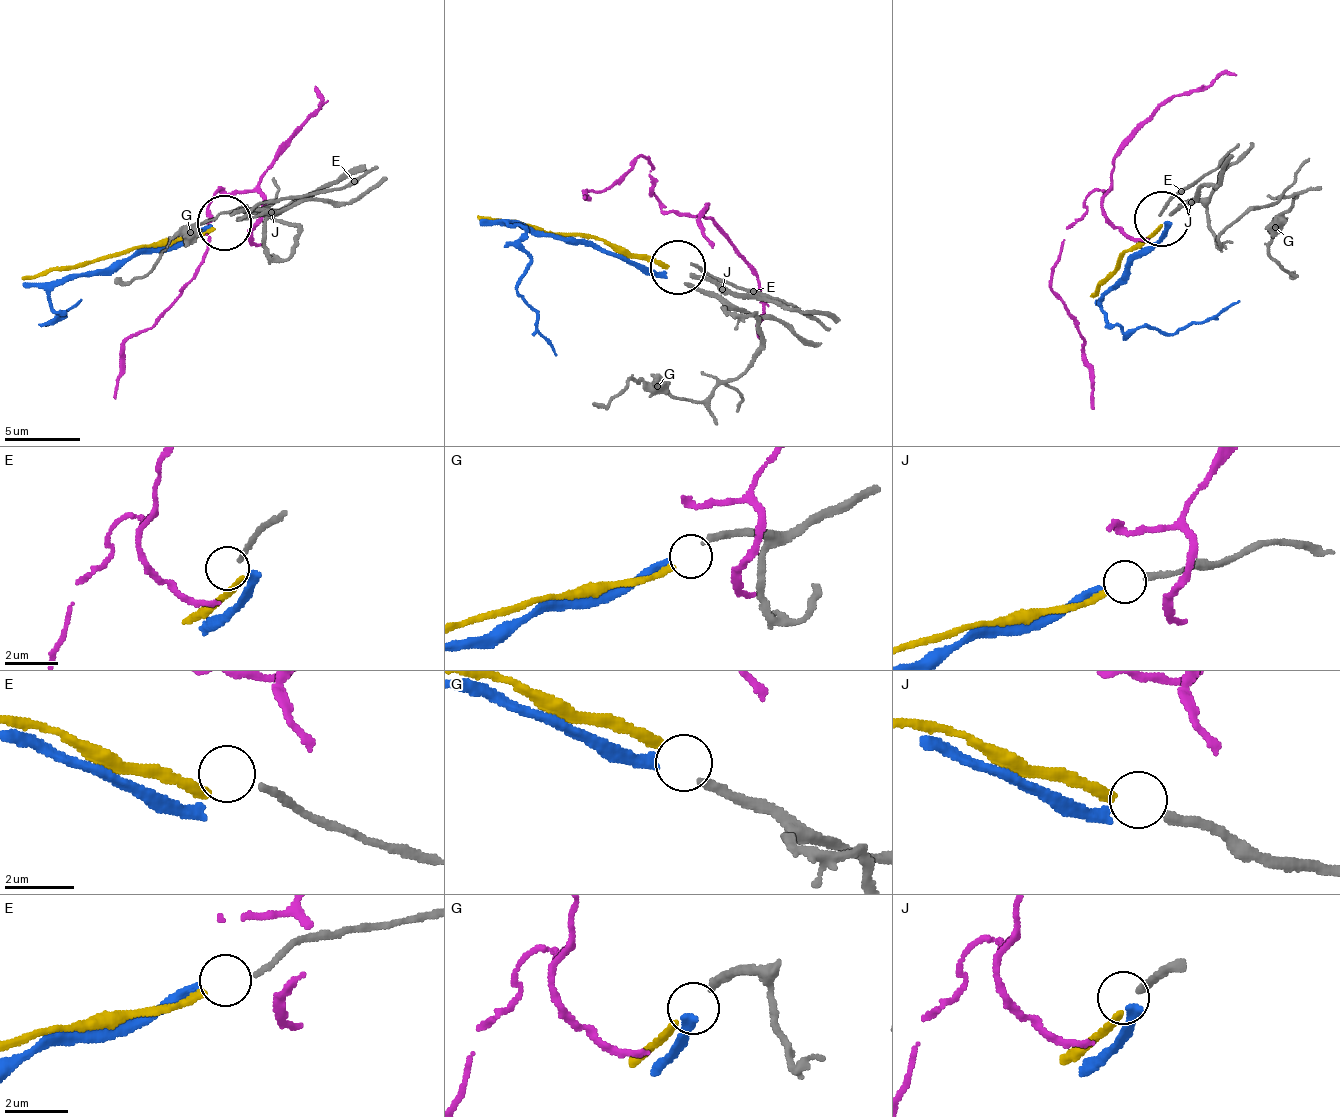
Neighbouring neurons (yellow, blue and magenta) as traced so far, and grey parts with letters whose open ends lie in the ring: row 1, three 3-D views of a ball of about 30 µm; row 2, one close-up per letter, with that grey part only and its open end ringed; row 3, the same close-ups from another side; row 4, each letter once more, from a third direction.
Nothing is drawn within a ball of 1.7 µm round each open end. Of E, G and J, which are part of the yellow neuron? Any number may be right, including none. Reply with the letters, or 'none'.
J

